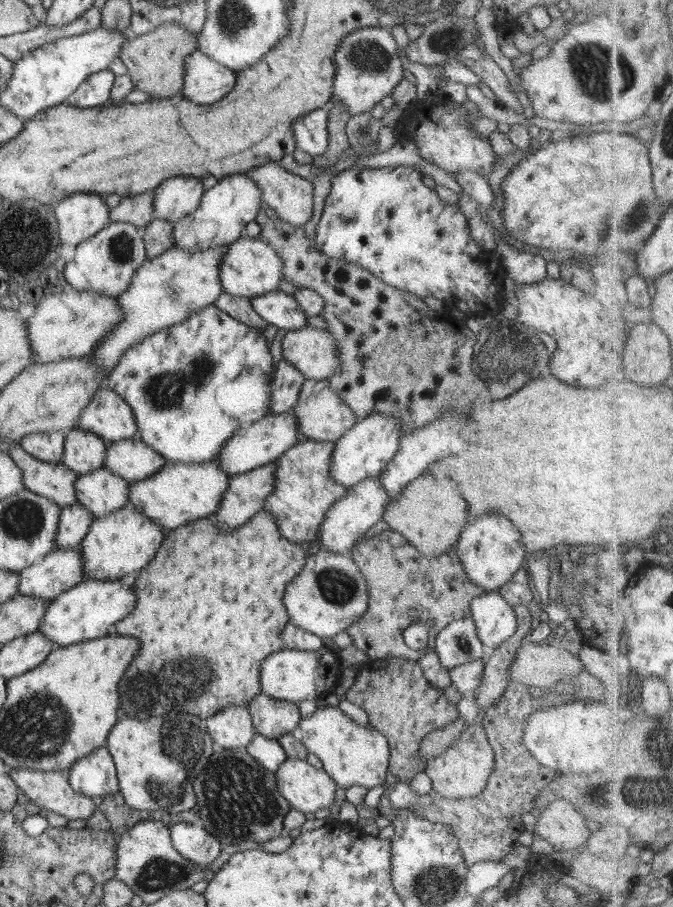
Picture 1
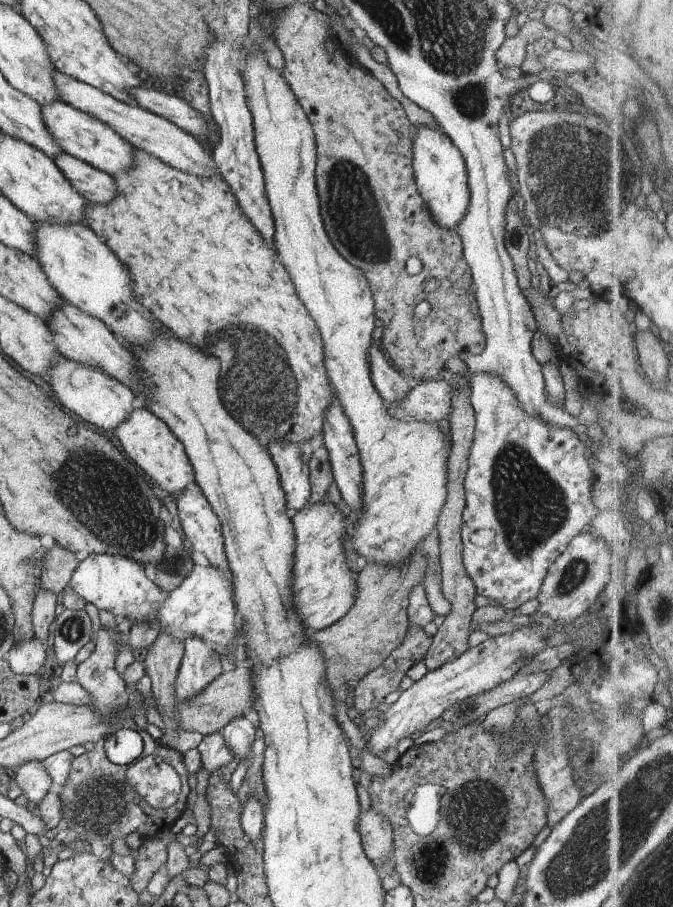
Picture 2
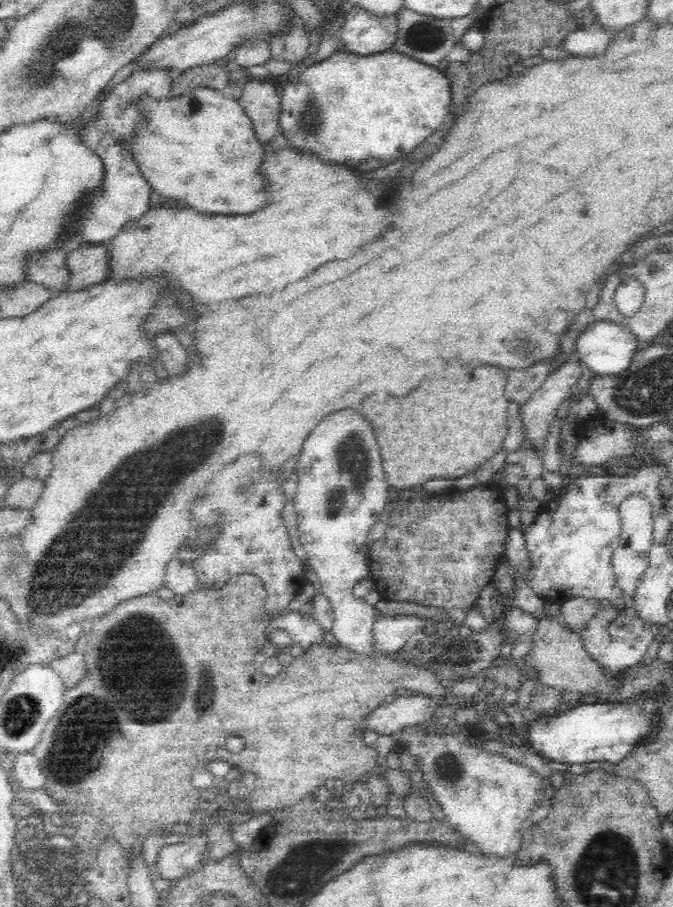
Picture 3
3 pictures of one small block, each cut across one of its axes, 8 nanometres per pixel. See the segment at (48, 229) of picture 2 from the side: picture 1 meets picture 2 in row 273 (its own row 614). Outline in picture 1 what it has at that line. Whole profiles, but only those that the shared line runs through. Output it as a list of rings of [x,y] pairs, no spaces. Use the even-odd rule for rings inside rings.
[[[120,579],[83,580],[48,604],[37,633],[57,647],[106,637],[113,634],[115,625],[135,609],[136,602],[133,586],[125,586]]]

